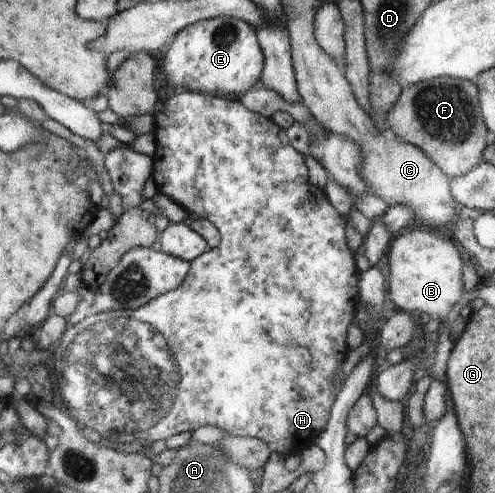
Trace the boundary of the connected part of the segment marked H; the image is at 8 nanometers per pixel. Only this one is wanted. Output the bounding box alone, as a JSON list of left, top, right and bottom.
[53,91,361,459]

